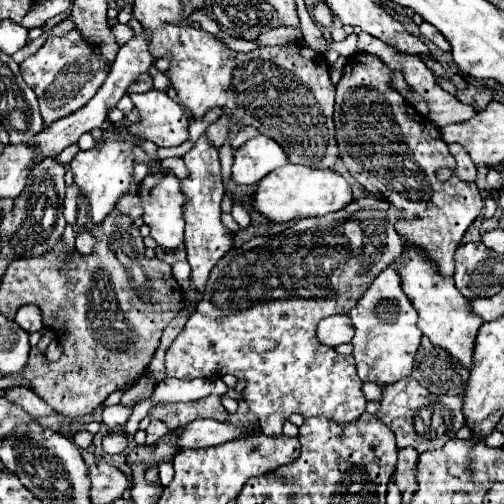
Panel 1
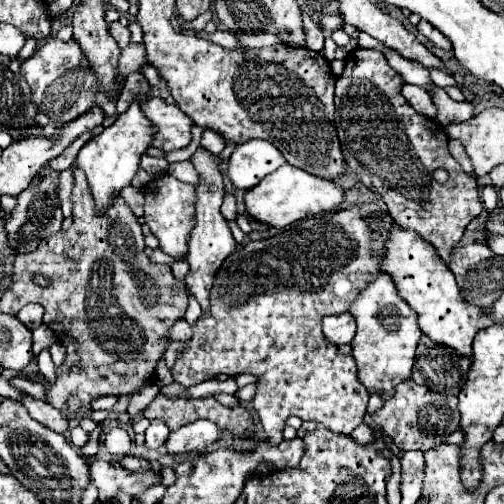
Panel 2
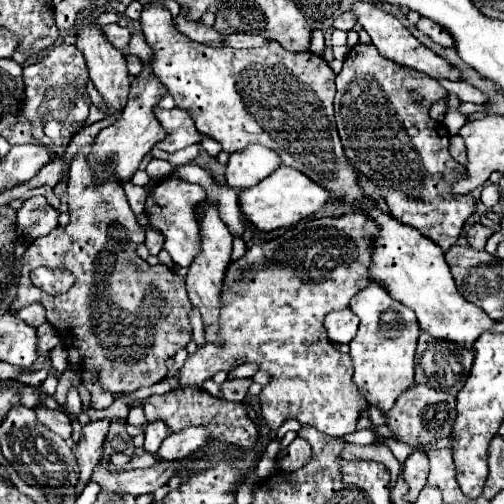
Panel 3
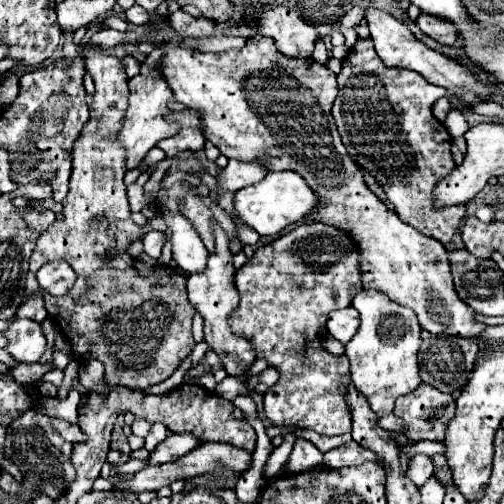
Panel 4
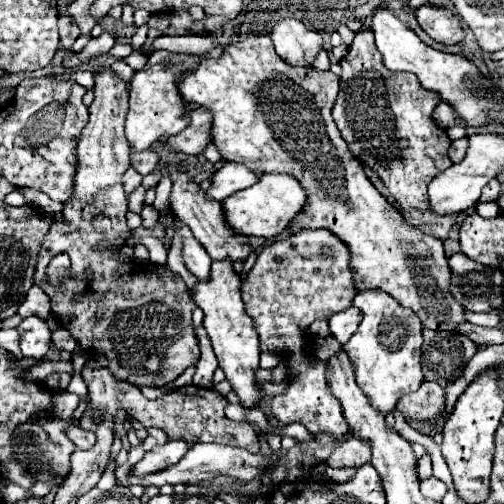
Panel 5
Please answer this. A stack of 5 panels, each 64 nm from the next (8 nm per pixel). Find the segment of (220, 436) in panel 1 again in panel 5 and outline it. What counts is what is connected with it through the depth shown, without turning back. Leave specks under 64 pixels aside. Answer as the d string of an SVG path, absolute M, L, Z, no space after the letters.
M170 440L164 446L156 446L154 450L146 452L144 458L132 468L132 476L146 476L148 472L162 472L176 464L188 452L188 444L182 440Z

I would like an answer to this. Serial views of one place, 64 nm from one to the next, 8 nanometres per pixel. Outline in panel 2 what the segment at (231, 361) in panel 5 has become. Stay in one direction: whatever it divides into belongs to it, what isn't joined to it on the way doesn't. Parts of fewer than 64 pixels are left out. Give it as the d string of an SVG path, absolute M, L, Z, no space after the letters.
M198 148L198 152L192 156L190 162L200 174L200 184L196 184L196 226L190 236L190 252L188 252L190 272L186 274L186 286L190 294L198 300L202 310L208 312L210 310L210 288L214 284L214 276L220 270L222 262L236 250L236 242L232 238L228 222L220 214L220 206L224 198L224 184L222 184L222 174L216 164L216 156L212 156L204 148Z

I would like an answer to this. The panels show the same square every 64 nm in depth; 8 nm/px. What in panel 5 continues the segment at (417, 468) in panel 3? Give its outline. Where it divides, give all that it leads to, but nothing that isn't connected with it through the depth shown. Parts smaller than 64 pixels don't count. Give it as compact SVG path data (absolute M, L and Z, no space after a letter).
M424 454L420 460L418 460L418 476L420 480L426 480L432 476L432 460L428 454Z

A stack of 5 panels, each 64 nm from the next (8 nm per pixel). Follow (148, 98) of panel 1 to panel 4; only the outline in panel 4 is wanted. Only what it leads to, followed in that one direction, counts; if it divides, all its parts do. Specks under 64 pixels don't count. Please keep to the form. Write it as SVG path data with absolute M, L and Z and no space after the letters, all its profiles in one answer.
M186 110L186 112L174 112L168 116L170 120L178 122L182 128L176 136L162 140L160 144L156 144L160 150L166 152L166 156L176 156L182 150L192 150L198 152L204 148L204 134L200 132L200 116L196 116L196 112Z

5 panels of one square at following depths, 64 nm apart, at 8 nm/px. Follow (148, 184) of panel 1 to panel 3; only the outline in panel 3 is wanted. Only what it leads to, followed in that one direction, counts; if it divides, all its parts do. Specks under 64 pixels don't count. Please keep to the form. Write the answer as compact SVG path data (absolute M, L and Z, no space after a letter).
M164 178L146 200L146 214L150 218L150 224L154 226L154 230L158 230L164 236L164 248L170 252L176 266L190 268L192 260L200 254L200 234L198 234L194 206L204 200L206 200L206 192L202 186L184 180L170 180L170 178Z

